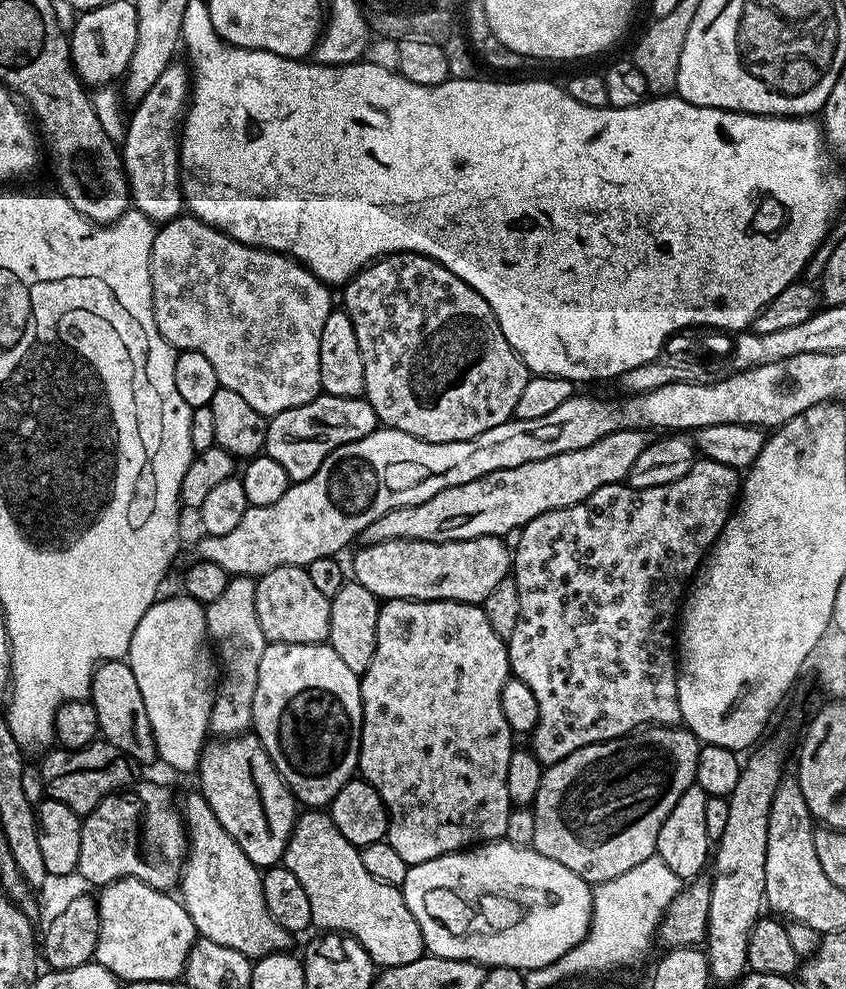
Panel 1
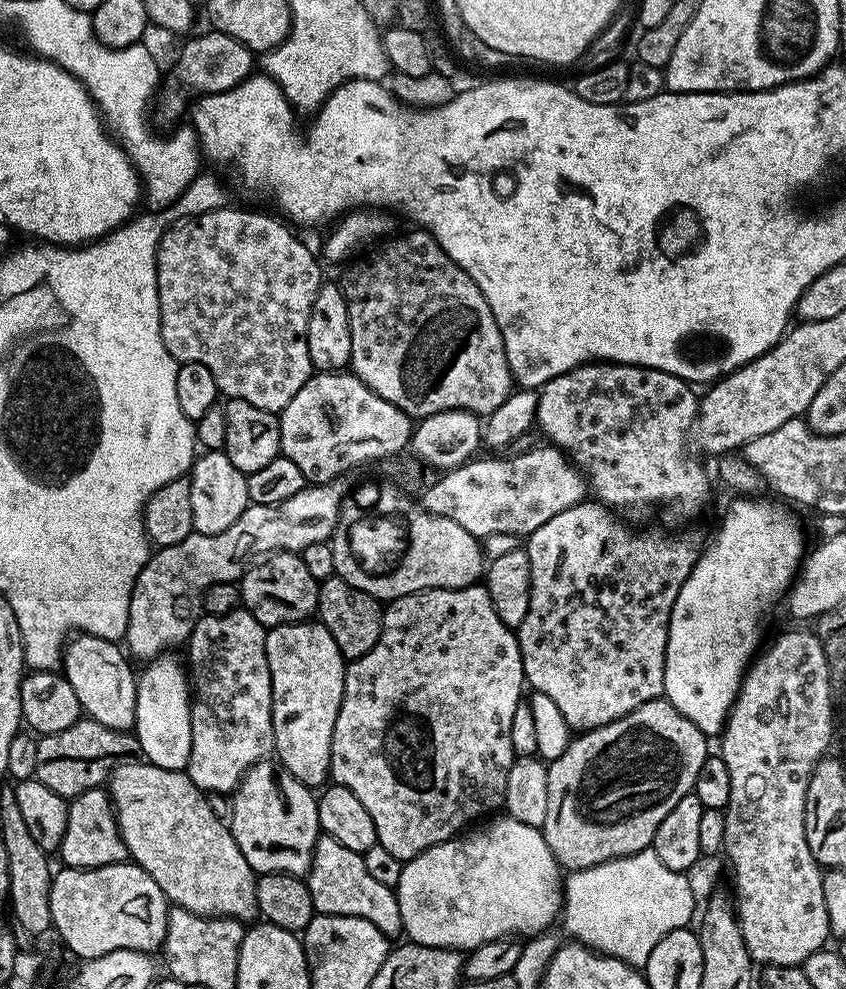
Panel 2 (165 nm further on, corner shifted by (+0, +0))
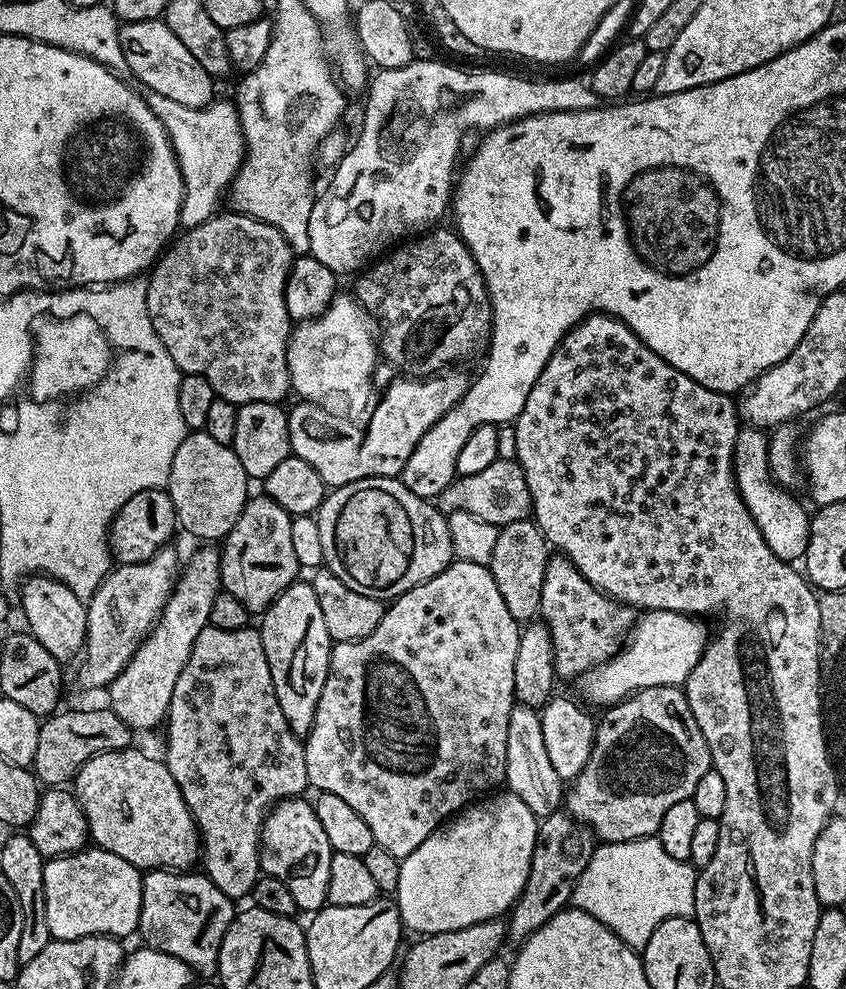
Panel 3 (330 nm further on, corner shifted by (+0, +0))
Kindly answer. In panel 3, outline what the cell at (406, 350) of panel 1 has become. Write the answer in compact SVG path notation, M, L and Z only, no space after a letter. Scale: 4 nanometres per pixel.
M437 226L415 238L409 238L399 246L393 247L387 254L379 257L371 266L363 269L355 277L356 289L354 295L369 316L373 317L377 325L382 326L378 332L378 352L381 357L384 356L389 360L387 363L391 365L397 373L410 376L413 378L432 378L437 374L451 369L459 360L464 360L476 347L487 345L490 340L492 331L492 303L488 300L488 290L484 287L484 279L478 270L478 266L474 262L474 258L470 254L470 250L464 245L464 241L451 227Z

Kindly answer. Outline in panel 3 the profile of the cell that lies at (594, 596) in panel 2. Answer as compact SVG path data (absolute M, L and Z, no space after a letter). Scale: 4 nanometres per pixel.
M552 554L548 557L542 581L539 619L548 628L552 639L552 658L556 675L561 681L572 680L589 673L599 664L605 664L624 647L638 619L637 609L628 607L599 592L582 578L567 556Z

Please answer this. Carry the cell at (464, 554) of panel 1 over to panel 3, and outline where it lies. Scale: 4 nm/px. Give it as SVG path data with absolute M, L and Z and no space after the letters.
M371 476L370 478L362 478L358 482L350 482L341 488L331 489L325 495L324 501L320 503L319 509L315 513L315 518L322 538L323 567L329 572L338 574L338 578L342 578L342 582L346 582L346 586L350 586L350 590L358 590L358 594L366 594L370 598L391 602L397 596L401 596L403 592L409 592L414 586L442 574L442 570L446 570L454 559L447 515L432 500L423 500L418 494L406 490L403 480L394 476Z

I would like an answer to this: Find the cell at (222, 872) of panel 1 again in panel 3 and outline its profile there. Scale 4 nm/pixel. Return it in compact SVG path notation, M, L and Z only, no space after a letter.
M136 746L103 752L76 771L76 800L88 822L88 835L97 848L126 858L136 868L188 870L201 859L202 845L196 819L190 814L163 759L147 756Z

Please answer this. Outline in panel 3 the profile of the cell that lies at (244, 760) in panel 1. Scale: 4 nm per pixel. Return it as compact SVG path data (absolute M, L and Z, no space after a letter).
M304 798L281 800L279 804L274 804L268 809L260 831L260 870L263 875L278 878L278 882L286 882L286 886L290 886L290 895L293 896L296 907L301 913L315 914L328 904L333 850L322 830L322 822L318 822L315 807L306 801Z

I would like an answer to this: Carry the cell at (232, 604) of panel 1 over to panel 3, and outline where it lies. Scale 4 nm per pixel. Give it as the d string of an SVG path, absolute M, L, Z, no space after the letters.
M207 627L198 634L182 674L174 686L166 717L168 749L162 753L164 765L174 774L178 790L196 819L202 845L202 868L207 876L233 902L251 893L260 879L260 831L268 809L281 800L291 800L309 791L306 754L301 737L295 736L278 706L270 662L262 650L262 638L255 627L242 630L218 630Z

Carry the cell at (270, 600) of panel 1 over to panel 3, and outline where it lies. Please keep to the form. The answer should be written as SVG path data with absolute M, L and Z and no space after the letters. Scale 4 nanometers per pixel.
M257 494L246 501L238 522L234 522L230 534L222 541L220 578L223 591L234 594L234 598L238 598L238 602L242 602L242 606L246 606L249 613L263 613L264 609L276 601L278 594L282 594L282 590L294 583L297 579L296 572L301 571L298 558L294 558L294 545L290 542L291 525L292 517L286 510L282 510L282 506L278 506L278 502L263 494Z

